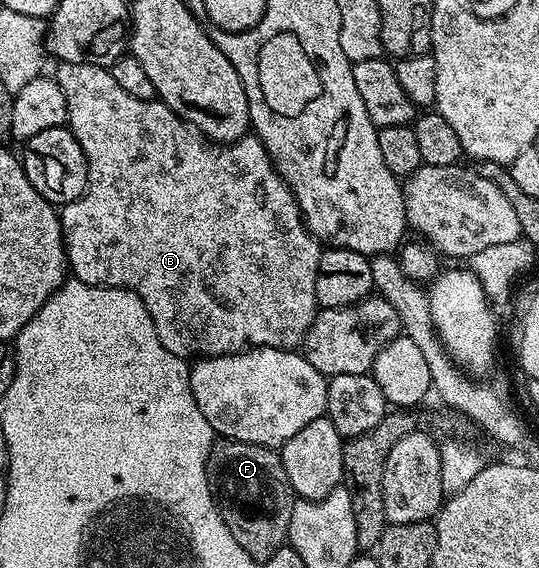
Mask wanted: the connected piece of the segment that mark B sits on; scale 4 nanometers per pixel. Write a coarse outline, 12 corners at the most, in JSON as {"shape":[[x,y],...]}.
{"shape":[[63,63],[73,279],[183,358],[297,349],[320,244],[257,136]]}

